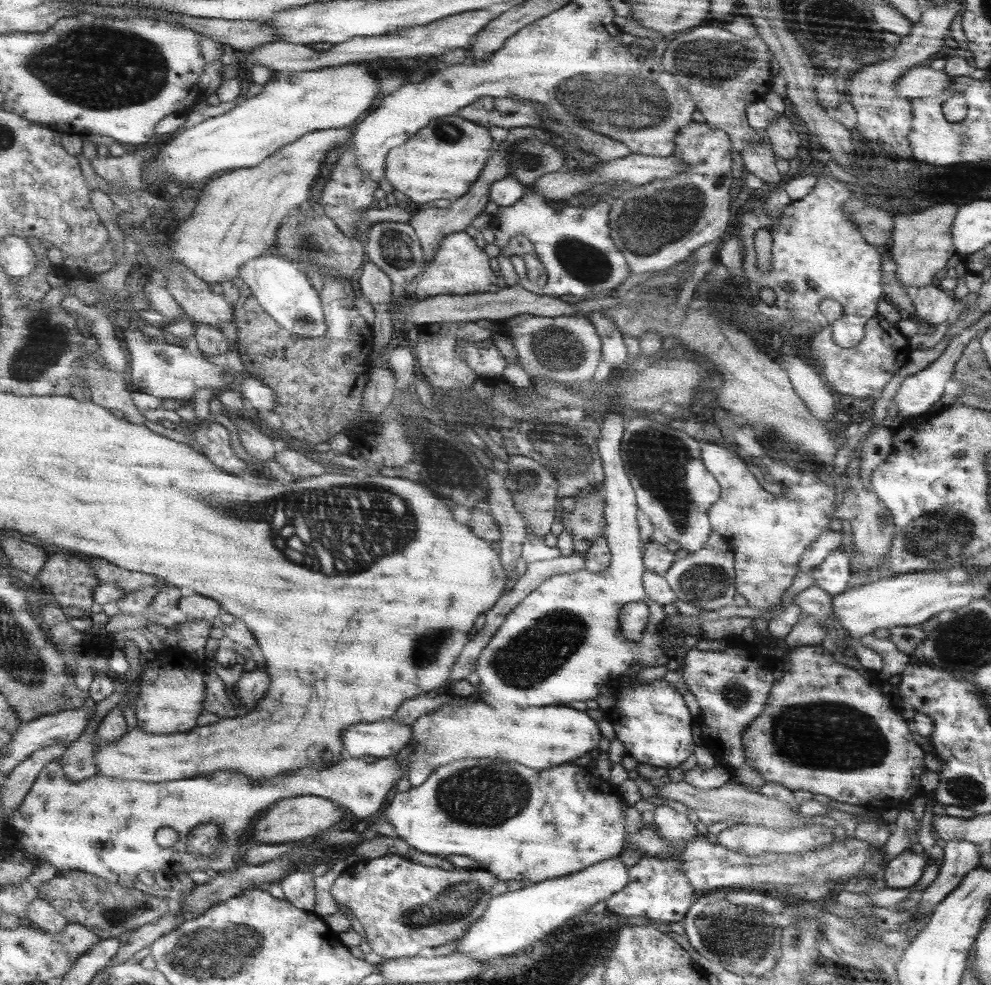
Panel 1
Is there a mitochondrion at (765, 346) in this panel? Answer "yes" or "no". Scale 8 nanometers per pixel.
no

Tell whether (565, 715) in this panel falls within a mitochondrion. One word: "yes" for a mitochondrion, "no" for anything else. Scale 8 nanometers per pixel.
no

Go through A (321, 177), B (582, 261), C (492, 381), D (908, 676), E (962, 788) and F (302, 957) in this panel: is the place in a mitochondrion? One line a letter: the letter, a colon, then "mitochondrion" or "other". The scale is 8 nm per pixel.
A: other
B: mitochondrion
C: other
D: other
E: mitochondrion
F: other

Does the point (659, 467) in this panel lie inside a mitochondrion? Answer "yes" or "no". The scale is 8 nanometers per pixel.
yes

